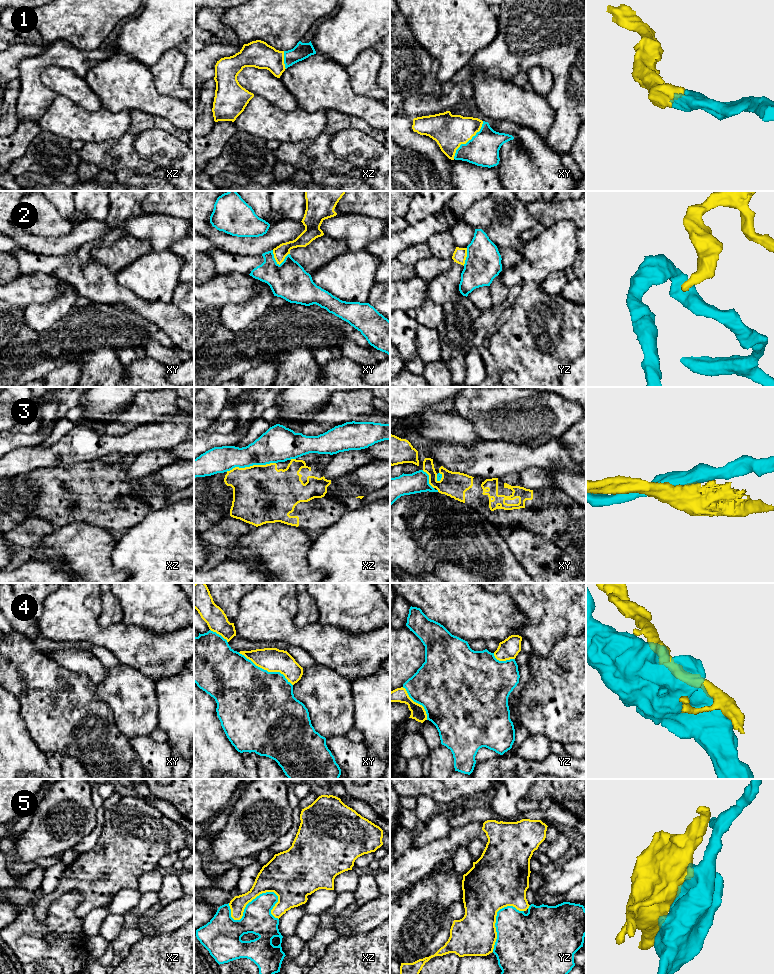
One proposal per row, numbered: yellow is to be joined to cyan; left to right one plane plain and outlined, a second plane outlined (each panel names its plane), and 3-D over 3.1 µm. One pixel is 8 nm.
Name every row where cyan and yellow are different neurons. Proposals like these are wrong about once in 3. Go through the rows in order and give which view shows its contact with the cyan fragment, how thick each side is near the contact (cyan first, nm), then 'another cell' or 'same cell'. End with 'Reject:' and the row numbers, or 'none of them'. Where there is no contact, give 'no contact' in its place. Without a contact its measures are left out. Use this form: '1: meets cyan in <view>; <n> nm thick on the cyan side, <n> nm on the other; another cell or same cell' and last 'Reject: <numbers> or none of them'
1: meets cyan in xy; 260 nm thick on the cyan side, 280 nm on the other; same cell
2: meets cyan in xy; 300 nm thick on the cyan side, 110 nm on the other; another cell
3: meets cyan in xz; 260 nm thick on the cyan side, 460 nm on the other; another cell
4: meets cyan in xy; 500 nm thick on the cyan side, 190 nm on the other; another cell
5: meets cyan in xz; 240 nm thick on the cyan side, 280 nm on the other; another cell
Reject: 2, 3, 4, 5

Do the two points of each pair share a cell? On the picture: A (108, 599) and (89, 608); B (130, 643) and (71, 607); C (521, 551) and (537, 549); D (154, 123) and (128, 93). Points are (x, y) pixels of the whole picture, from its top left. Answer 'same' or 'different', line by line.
A: different
B: same
C: same
D: different

